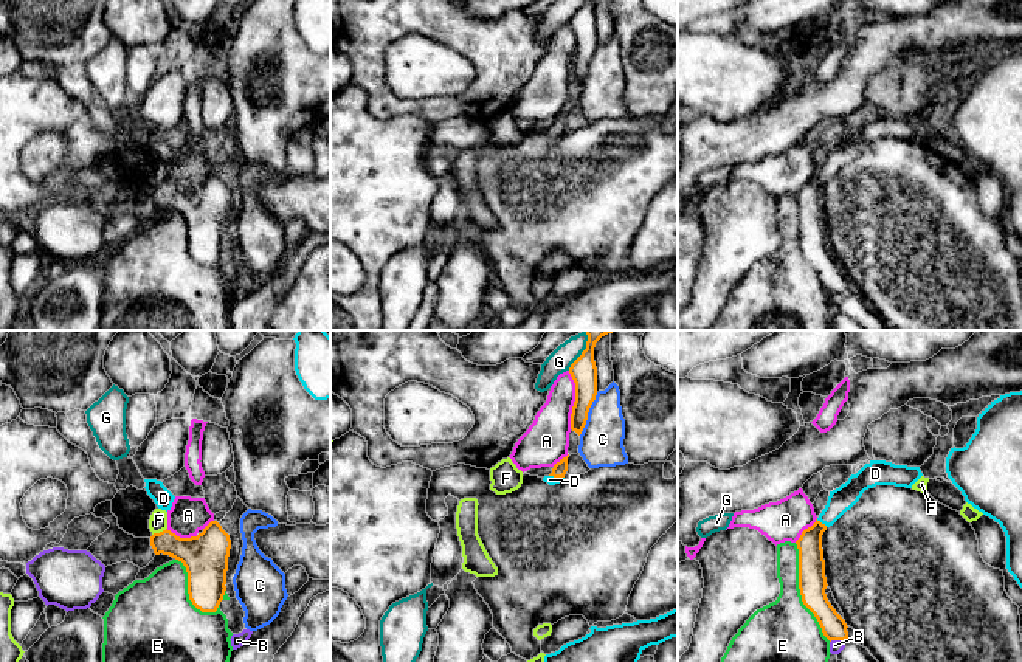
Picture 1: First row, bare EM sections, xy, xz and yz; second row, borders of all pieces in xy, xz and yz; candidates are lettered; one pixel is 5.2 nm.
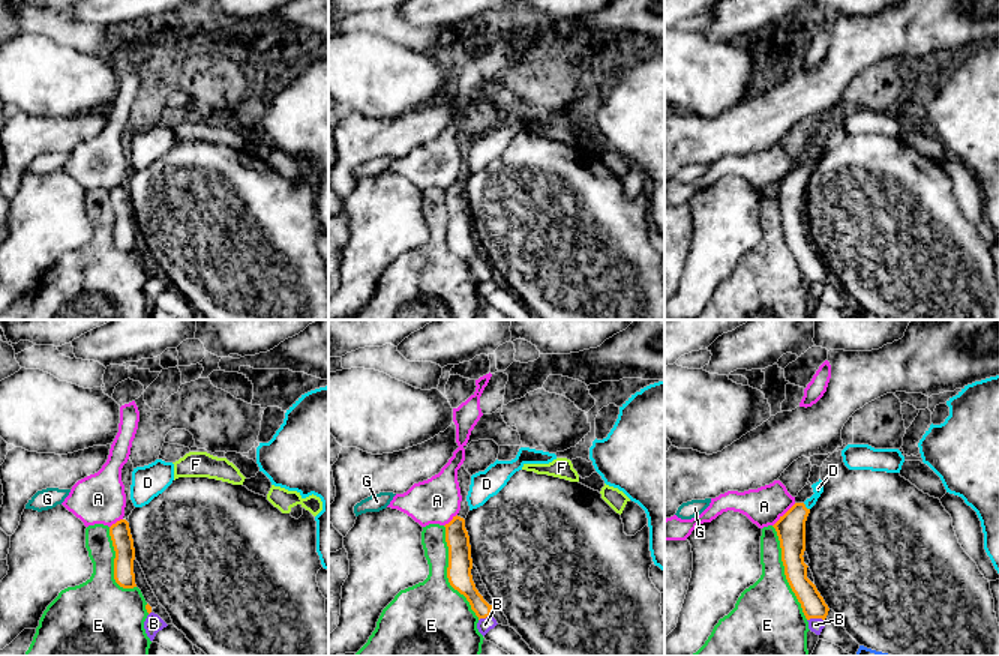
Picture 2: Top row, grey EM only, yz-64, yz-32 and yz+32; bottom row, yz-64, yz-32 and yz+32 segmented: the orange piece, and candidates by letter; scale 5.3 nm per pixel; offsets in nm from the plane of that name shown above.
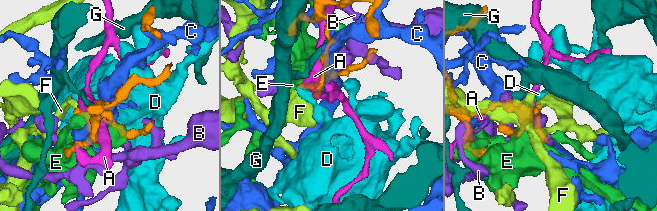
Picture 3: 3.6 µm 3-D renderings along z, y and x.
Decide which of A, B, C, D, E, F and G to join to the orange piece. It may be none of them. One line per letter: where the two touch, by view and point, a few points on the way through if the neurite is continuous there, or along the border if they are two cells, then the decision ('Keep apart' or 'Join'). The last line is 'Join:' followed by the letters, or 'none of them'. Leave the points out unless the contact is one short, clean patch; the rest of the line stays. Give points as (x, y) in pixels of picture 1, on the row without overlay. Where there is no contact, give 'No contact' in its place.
A: Touches orange at xz (576, 53). Keep apart
B: Touches orange at yz (836, 292). Keep apart
C: Touches orange at xz (586, 67). Keep apart
D: Touches orange at yz (821, 175). Path across: yz (811, 219), (811, 189), (821, 175), (841, 152). Join
E: Touches orange at yz (801, 245). Keep apart
F: Touches orange at xy (160, 185). Boundary: xy (166, 180), (152, 188). Keep apart
G: Touches orange at xz (577, 11). Keep apart
Join: D

